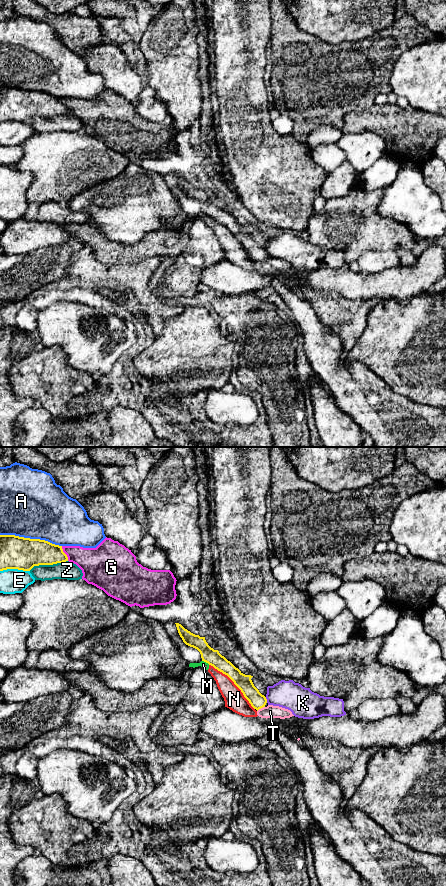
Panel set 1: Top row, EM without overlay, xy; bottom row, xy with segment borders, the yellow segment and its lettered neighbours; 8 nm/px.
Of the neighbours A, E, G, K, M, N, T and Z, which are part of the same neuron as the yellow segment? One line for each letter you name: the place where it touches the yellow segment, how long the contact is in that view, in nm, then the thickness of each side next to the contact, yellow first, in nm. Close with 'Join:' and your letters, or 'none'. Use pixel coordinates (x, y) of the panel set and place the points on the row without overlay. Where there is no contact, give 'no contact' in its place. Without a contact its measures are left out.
T: contact xy (260, 260); length 80 nm; calibres 120 and 100 nm
Join: T

